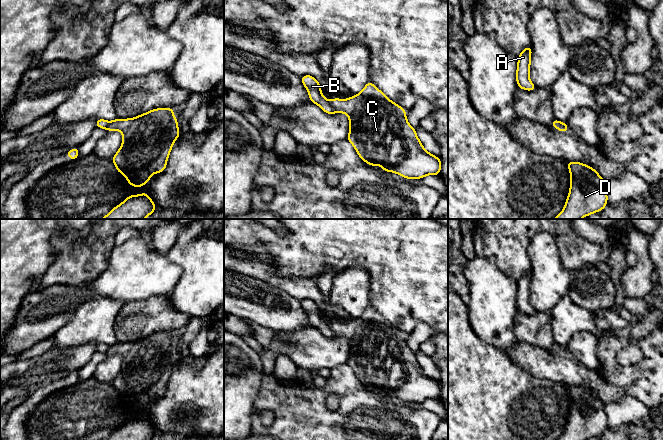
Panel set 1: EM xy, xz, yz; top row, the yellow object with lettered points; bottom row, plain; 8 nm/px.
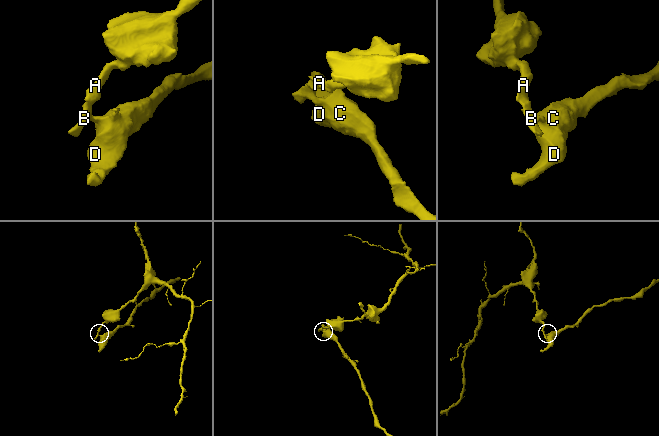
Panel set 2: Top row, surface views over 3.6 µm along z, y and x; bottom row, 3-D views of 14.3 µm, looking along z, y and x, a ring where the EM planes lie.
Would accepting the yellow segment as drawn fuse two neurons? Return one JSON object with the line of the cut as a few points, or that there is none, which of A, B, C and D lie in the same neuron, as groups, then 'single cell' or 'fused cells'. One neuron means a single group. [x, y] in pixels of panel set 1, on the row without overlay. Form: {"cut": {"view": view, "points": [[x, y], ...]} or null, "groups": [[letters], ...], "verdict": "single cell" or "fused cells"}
{"cut": {"view": "xz", "points": [[329, 325], [334, 336]]}, "groups": [["A", "B"], ["C", "D"]], "verdict": "fused cells"}

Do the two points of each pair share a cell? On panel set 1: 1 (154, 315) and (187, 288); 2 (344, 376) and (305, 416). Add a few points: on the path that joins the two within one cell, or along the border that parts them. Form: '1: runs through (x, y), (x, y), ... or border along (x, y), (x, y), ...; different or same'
1: border along (166, 295), (169, 303), (176, 310), (188, 315); different
2: runs through (344, 393), (344, 407), (335, 416), (322, 416); same

